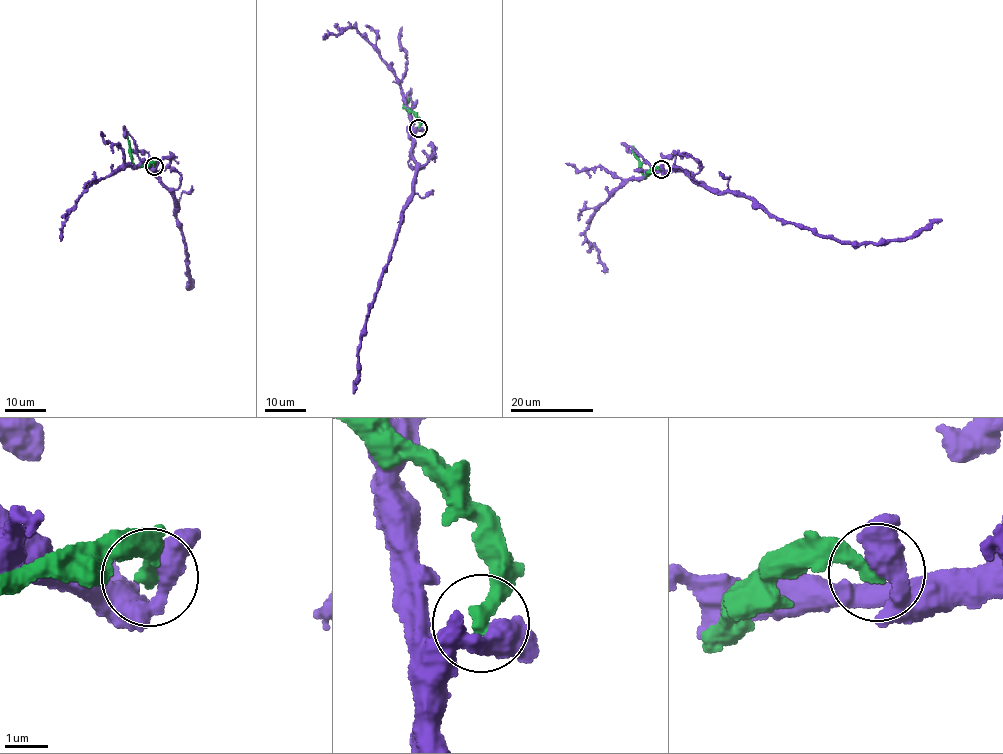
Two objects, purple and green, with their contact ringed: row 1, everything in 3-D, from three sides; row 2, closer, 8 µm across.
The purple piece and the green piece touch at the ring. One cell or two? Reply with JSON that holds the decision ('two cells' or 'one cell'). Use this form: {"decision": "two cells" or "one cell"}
{"decision": "two cells"}

